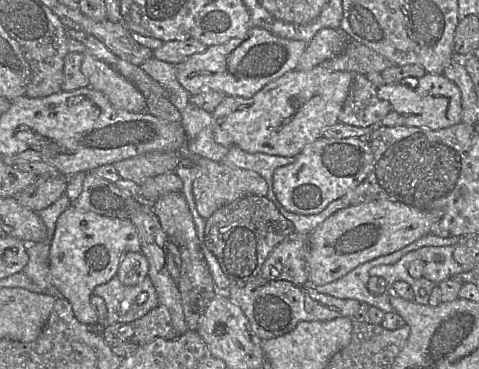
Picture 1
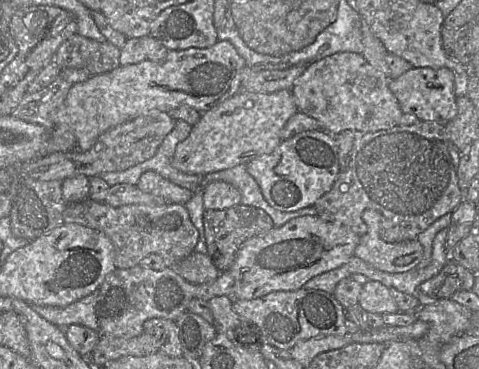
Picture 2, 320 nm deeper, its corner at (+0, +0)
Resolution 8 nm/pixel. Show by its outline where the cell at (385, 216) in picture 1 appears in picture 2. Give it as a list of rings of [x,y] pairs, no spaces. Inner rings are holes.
[[[305,215],[281,227],[246,240],[239,248],[230,267],[234,278],[231,298],[252,300],[275,291],[296,291],[306,282],[324,272],[336,269],[354,256],[360,236],[349,227],[334,224],[318,215]]]

